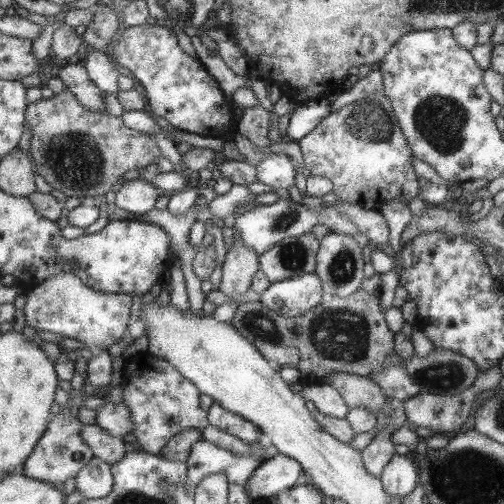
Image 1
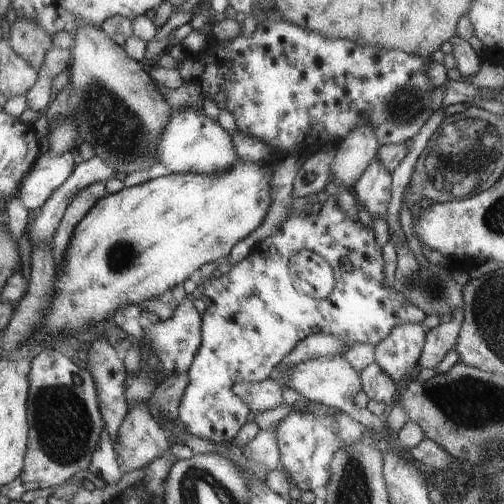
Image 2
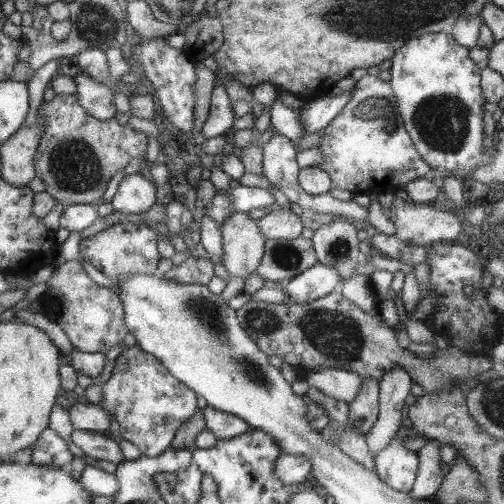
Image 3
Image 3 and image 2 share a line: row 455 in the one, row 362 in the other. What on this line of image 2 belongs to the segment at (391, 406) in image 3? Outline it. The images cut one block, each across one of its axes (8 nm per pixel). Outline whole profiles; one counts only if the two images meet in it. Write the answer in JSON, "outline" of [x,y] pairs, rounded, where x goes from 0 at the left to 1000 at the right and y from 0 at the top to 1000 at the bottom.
{"outline":[[[740,714],[728,730],[712,738],[712,754],[720,766],[720,778],[732,786],[732,794],[748,798],[772,798],[784,790],[784,754],[772,750],[772,742]]]}

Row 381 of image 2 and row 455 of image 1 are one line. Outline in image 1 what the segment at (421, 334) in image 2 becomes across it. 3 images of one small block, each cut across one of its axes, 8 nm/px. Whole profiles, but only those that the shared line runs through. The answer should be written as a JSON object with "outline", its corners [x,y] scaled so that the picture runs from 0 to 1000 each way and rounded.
{"outline":[[[784,901],[756,933],[752,952],[776,988],[804,988],[808,980],[819,976],[823,960],[831,956],[831,929],[827,921],[819,921],[819,909],[812,901],[808,905]]]}

